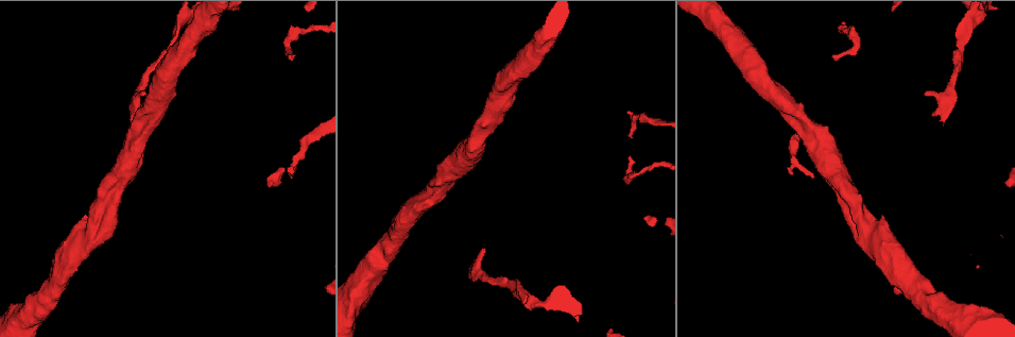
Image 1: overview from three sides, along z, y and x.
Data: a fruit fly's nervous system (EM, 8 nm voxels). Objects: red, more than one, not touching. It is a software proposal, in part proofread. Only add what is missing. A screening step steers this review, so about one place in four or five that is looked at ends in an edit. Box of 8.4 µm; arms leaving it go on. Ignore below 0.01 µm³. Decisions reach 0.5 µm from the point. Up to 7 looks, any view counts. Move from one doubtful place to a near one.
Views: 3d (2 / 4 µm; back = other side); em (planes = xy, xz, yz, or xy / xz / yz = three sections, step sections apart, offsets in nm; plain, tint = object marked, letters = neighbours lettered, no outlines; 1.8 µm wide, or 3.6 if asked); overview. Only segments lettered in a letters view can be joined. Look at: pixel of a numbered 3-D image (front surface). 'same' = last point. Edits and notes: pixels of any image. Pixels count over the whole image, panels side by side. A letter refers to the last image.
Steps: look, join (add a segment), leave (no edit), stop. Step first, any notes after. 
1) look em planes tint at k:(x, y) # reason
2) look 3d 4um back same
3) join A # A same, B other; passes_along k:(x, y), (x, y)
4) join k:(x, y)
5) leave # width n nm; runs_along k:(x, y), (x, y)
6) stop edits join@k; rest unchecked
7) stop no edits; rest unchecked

look 3d 2um at 1:(832, 55) # free end

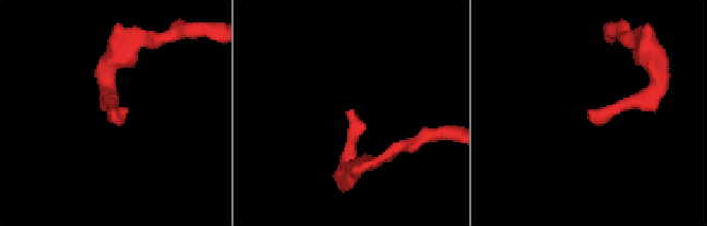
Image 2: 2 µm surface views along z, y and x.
look em planes letters at 2:(587, 111) # need the tissue

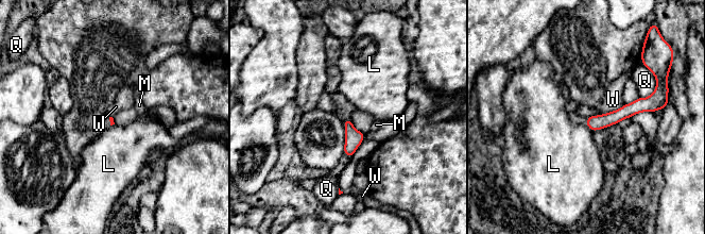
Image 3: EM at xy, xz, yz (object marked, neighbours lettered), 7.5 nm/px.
leave # longest_contact W 320 nm; L other, M other, Q other, W other; border 3:(624, 103), (613, 111), (586, 117); none of them fits

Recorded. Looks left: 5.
look 3d 2um at 1:(944, 123) # tapers out

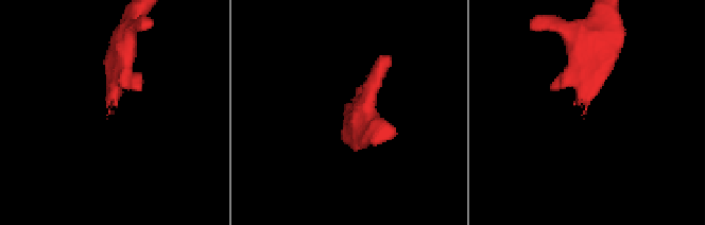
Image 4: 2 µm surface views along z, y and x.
look em planes letters at 4:(349, 108) # now the EM

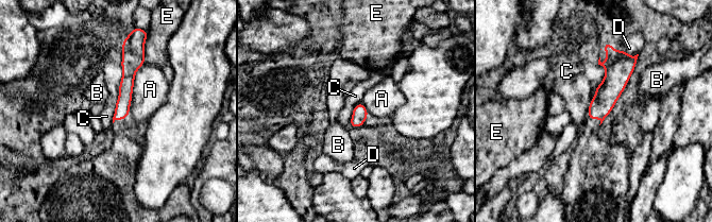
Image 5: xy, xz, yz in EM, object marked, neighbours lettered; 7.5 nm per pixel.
leave # A other, B other, C other, D other, E other; runs_along 5:(130, 48), (125, 98), (116, 117); no lettered segment goes on from it

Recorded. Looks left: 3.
look 3d 4um at 1:(812, 179) # branch stops here

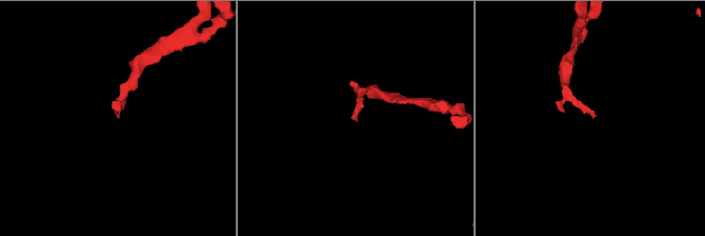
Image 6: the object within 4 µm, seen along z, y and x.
look em planes letters at 6:(593, 116) # now the EM

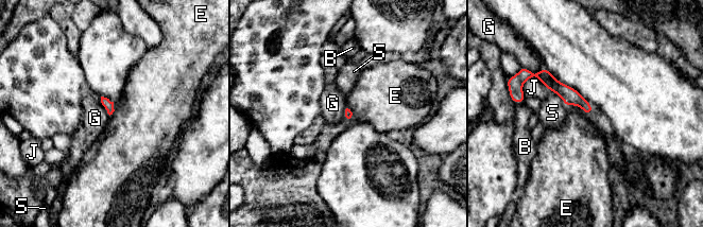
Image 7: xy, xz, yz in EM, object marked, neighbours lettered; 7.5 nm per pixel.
leave # B other, E other, G other, J other, S other; border 7:(567, 106), (578, 105), (582, 109); no lettered segment goes on from it

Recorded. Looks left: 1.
stop no edits; rest unchecked

